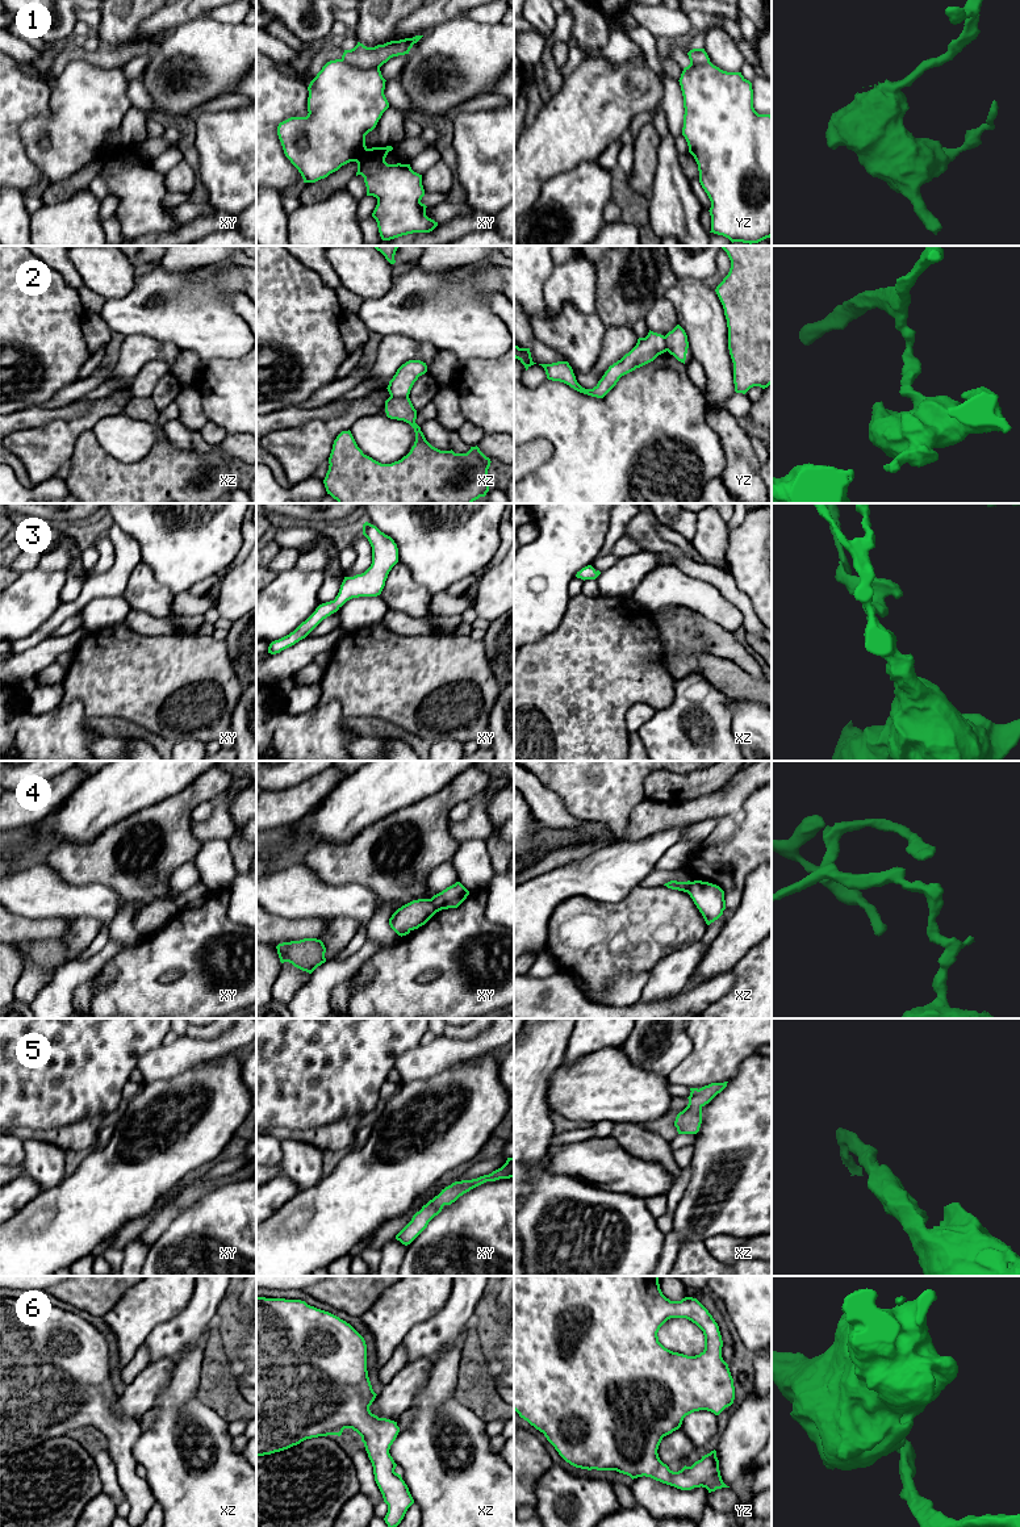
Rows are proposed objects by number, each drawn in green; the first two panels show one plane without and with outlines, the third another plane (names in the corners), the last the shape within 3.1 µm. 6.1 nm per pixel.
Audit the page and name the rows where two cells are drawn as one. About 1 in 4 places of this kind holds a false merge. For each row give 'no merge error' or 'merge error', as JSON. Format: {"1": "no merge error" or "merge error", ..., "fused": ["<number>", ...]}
{"1": "merge error", "2": "merge error", "3": "no merge error", "4": "merge error", "5": "no merge error", "6": "no merge error", "fused": ["1", "2", "4"]}

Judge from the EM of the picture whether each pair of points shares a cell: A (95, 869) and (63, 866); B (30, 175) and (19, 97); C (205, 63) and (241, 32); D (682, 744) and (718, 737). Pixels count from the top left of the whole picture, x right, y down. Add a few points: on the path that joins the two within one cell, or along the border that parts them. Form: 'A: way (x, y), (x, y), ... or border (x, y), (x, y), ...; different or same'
A: way (87, 866), (71, 866); same
B: way (13, 155), (13, 117); same
C: way (214, 57), (231, 41); same
D: way (692, 747), (709, 737); same

